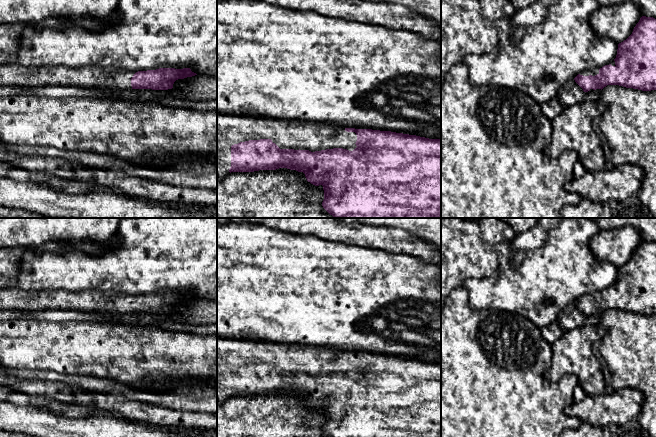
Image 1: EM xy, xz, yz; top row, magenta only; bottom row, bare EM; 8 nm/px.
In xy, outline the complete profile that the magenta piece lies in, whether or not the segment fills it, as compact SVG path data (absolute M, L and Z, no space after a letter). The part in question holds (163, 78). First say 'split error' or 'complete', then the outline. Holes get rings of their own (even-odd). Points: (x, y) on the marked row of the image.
split error; M20 64L0 65L0 87L4 86L77 86L104 90L152 89L168 90L178 79L197 75L190 68L159 68L127 71L112 67L85 66L48 69L27 68Z

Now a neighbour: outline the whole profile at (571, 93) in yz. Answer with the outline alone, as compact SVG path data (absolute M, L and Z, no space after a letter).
M571 79L560 88L557 98L559 99L561 105L566 108L583 102L585 92L574 79Z

